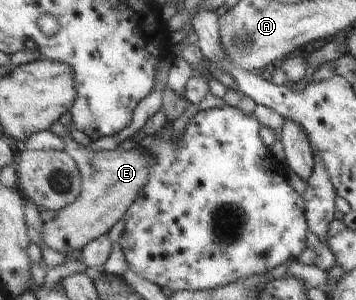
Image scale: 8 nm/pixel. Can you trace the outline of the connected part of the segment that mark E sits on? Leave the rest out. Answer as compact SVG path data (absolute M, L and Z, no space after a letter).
M61 121L54 123L50 130L63 139L64 150L76 160L83 179L83 189L79 199L73 205L59 210L57 219L46 222L41 233L45 247L66 255L71 251L81 251L98 237L107 235L115 227L115 223L124 218L143 187L149 183L149 163L147 163L149 153L145 149L91 150L77 143Z

